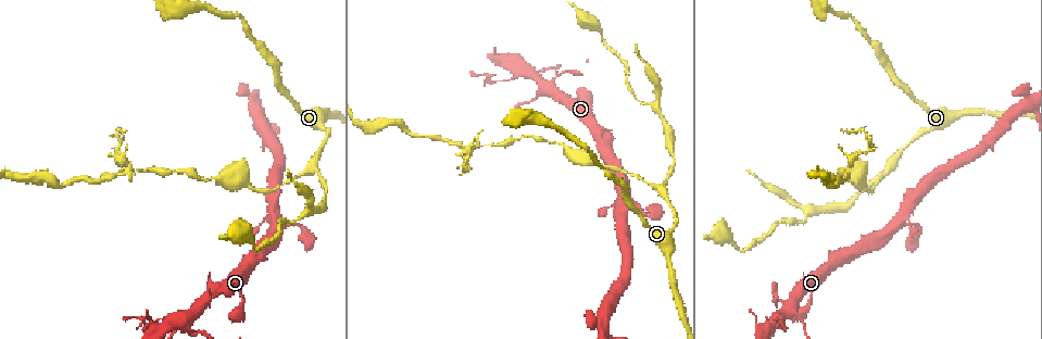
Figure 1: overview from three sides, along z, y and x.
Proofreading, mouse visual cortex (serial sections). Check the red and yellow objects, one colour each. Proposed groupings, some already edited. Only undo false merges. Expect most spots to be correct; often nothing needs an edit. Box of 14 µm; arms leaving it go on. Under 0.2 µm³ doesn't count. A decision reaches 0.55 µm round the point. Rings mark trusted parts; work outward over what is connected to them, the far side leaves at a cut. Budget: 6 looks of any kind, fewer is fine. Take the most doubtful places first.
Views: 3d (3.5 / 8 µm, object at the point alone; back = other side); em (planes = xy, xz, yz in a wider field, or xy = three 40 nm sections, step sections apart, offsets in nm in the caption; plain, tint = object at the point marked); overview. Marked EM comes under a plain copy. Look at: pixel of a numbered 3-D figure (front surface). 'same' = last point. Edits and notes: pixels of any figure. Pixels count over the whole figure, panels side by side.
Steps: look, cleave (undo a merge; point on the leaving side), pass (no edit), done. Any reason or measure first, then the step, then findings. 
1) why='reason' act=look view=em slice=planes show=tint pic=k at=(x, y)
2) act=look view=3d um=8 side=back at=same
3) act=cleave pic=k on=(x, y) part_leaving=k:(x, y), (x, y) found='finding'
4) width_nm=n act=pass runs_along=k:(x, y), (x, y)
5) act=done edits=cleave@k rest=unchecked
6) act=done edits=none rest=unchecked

why='calibre changes' act=look view=3d um=3.5 pic=1 at=(304, 216)

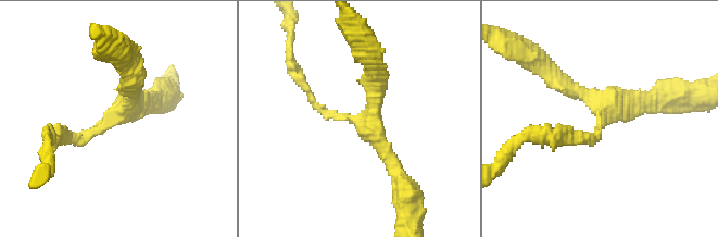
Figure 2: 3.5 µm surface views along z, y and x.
why='now the EM' act=look view=em slice=xy step=3 show=tint pic=2 at=(360, 122)

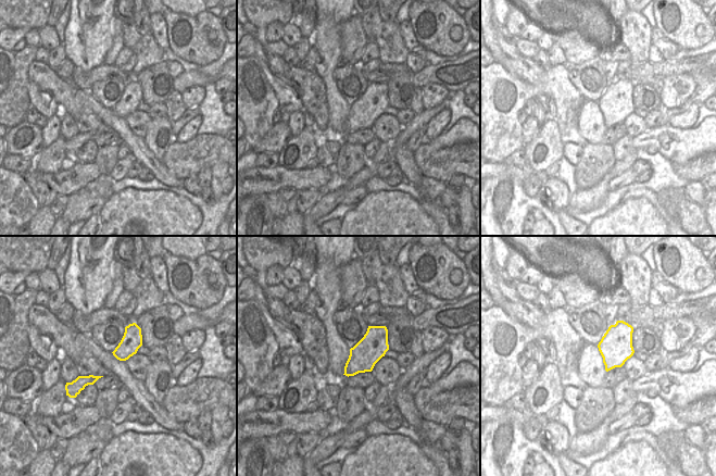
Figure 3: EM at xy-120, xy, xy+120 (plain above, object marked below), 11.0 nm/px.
act=pass runs_along=2:(399, 175), (373, 131), (326, 114), (305, 91) found='all the same cell'

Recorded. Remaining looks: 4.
why='calibre changes' act=look view=3d um=3.5 pic=1 at=(883, 178)

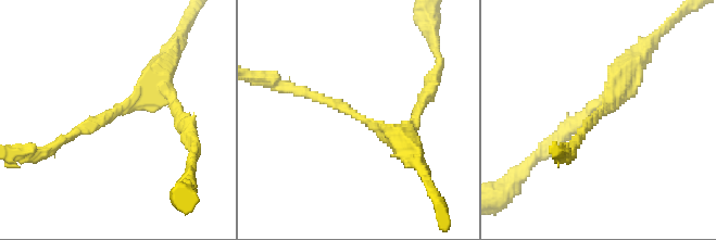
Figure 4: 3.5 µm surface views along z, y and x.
arm_widths_nm=150,400 why='now the EM' act=look view=em slice=xy step=2 show=tint pic=4 at=(110, 114)

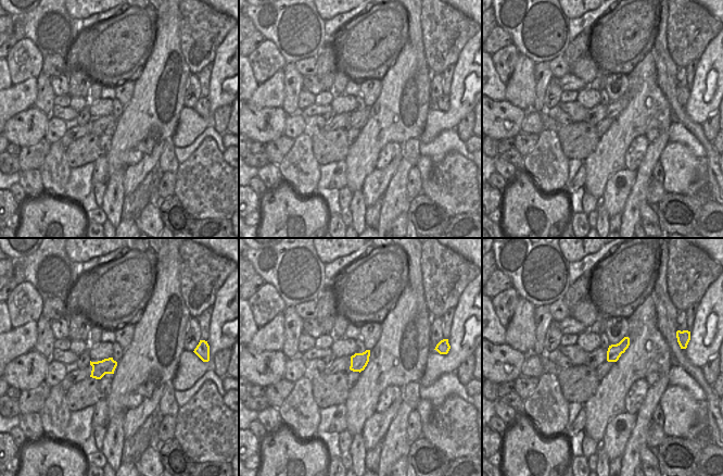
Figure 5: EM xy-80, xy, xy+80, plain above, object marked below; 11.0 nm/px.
act=pass found='all the same cell'

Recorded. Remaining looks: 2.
why='thin neck' act=look view=3d um=8 pic=1 at=(136, 170)

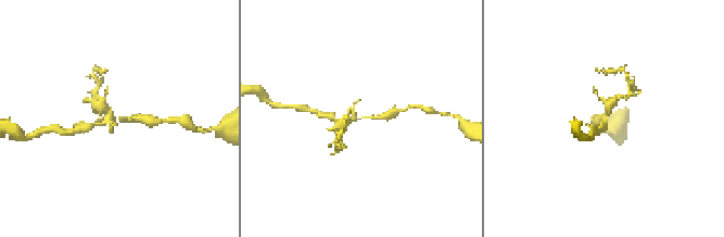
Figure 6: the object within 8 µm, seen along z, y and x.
why='need the tissue' act=look view=em slice=xy step=5 show=tint pic=6 at=(119, 117)

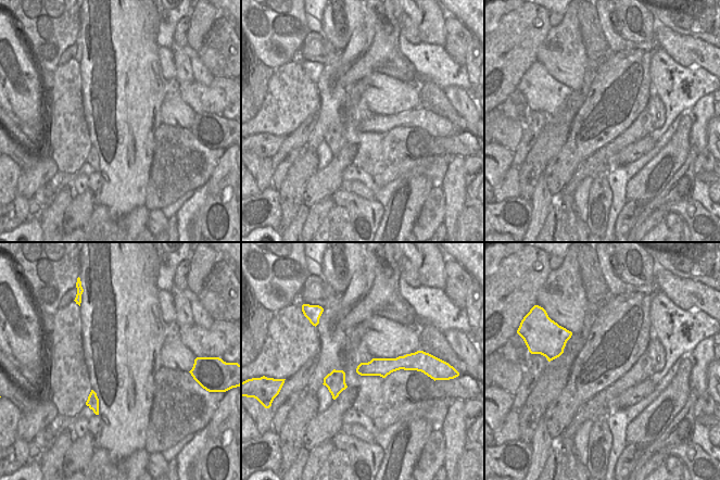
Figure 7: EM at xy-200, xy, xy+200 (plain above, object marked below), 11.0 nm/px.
act=pass found='one cell here'

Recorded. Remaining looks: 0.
act=done edits=none rest=unchecked

